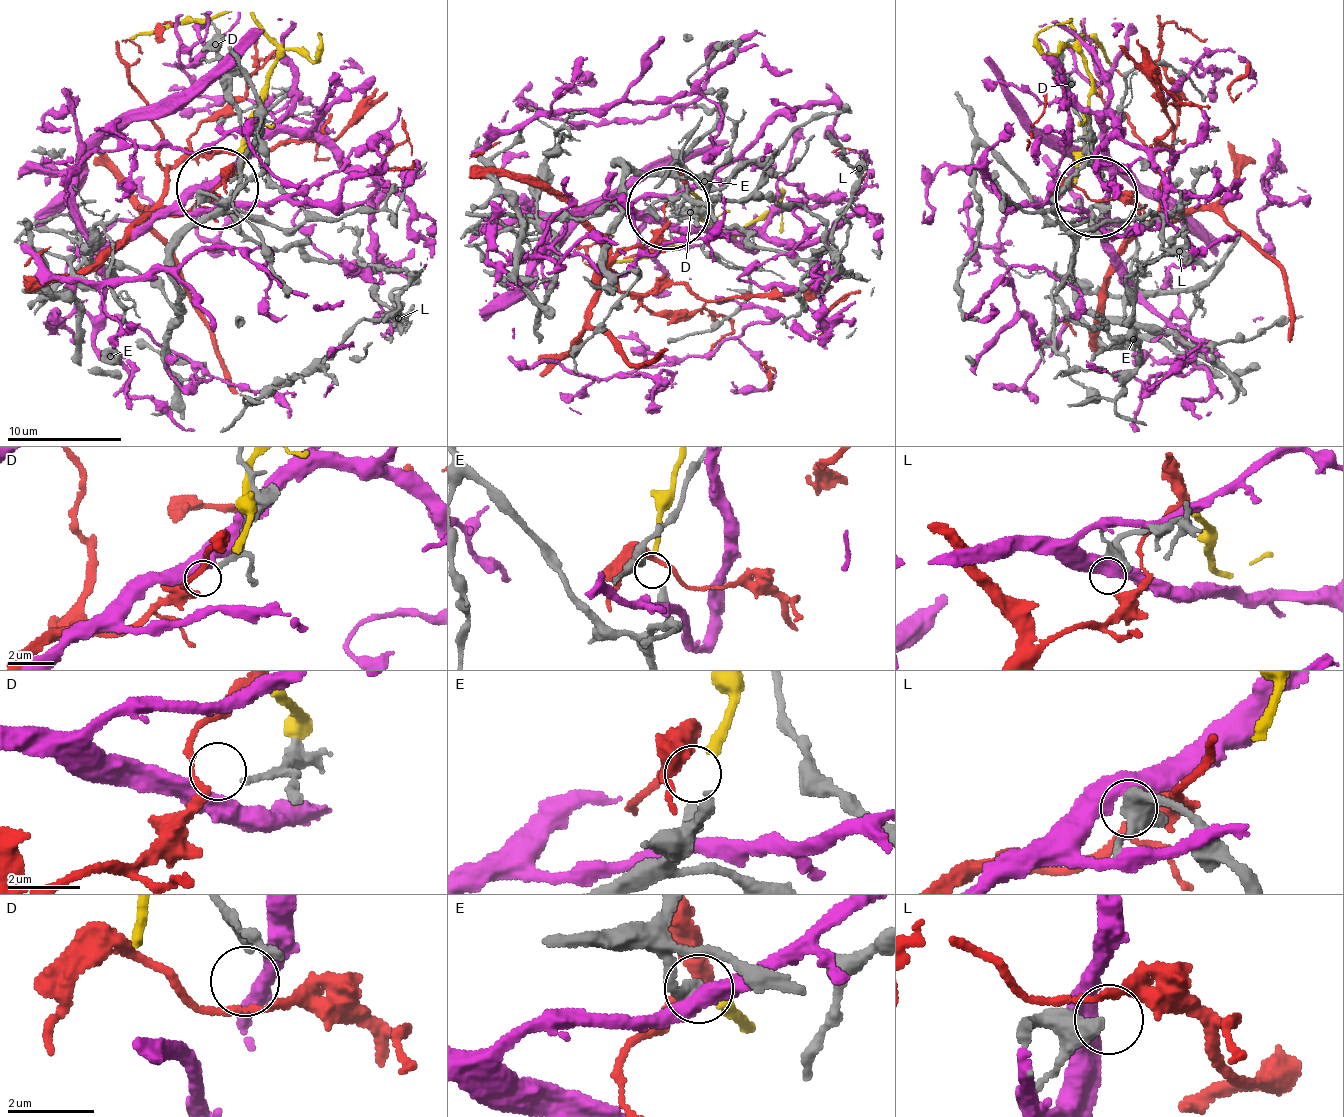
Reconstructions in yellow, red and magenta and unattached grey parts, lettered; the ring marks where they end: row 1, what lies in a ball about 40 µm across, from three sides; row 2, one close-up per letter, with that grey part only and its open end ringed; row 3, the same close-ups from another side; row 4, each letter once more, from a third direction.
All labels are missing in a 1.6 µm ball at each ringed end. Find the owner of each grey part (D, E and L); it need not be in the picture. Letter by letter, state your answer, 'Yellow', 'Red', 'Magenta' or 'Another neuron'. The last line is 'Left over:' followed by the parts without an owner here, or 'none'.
D: Red
E: Yellow
L: Another neuron
Left over: L

